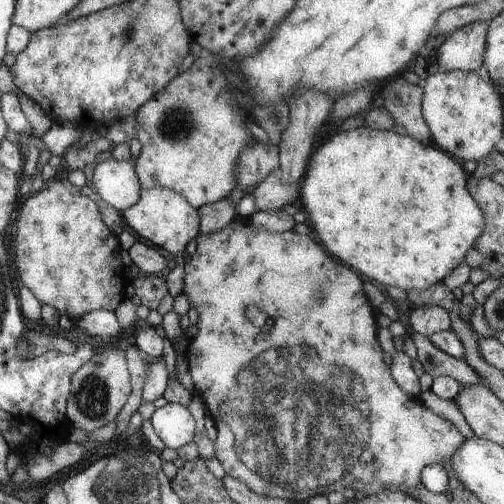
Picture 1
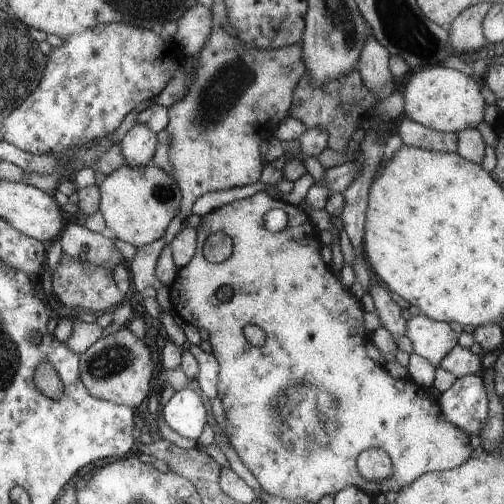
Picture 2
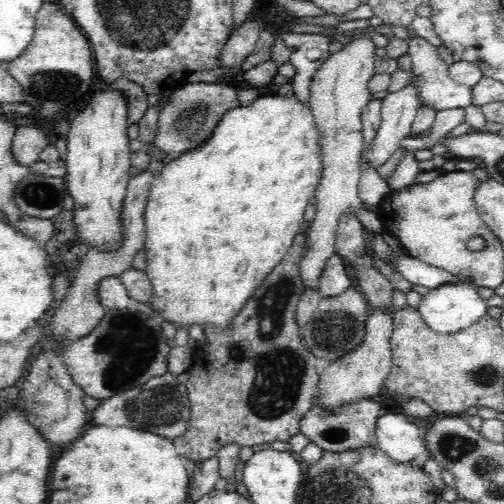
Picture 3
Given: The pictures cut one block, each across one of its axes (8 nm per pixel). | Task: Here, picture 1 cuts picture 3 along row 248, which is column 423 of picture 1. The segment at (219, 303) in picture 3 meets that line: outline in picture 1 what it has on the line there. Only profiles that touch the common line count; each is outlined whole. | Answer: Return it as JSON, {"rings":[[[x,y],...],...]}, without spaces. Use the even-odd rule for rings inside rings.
{"rings":[[[363,126],[363,128],[347,130],[347,132],[337,130],[315,146],[311,158],[307,160],[305,176],[299,182],[299,202],[303,206],[305,218],[309,218],[309,224],[313,228],[313,232],[317,234],[319,244],[323,244],[325,252],[331,258],[337,258],[341,264],[345,264],[347,268],[351,268],[359,276],[365,276],[369,282],[373,282],[381,288],[397,286],[405,292],[409,292],[409,290],[421,292],[437,282],[443,282],[445,274],[449,274],[457,264],[465,262],[465,252],[475,246],[479,234],[483,232],[485,218],[483,218],[483,212],[477,206],[477,202],[473,202],[473,196],[467,192],[467,178],[469,178],[469,174],[463,170],[463,164],[457,162],[453,156],[441,152],[433,144],[421,144],[411,136],[399,136],[395,132],[381,132],[381,130],[373,130],[373,128]]]}

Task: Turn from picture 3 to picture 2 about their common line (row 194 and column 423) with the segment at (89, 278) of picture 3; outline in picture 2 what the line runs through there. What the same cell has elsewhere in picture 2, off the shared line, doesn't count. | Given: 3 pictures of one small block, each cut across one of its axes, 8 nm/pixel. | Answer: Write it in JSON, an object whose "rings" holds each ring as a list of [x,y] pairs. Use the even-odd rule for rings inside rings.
{"rings":[[[403,116],[397,124],[397,136],[401,138],[403,146],[413,146],[439,154],[453,154],[457,148],[457,134],[435,132],[423,124],[413,122],[407,116]]]}

